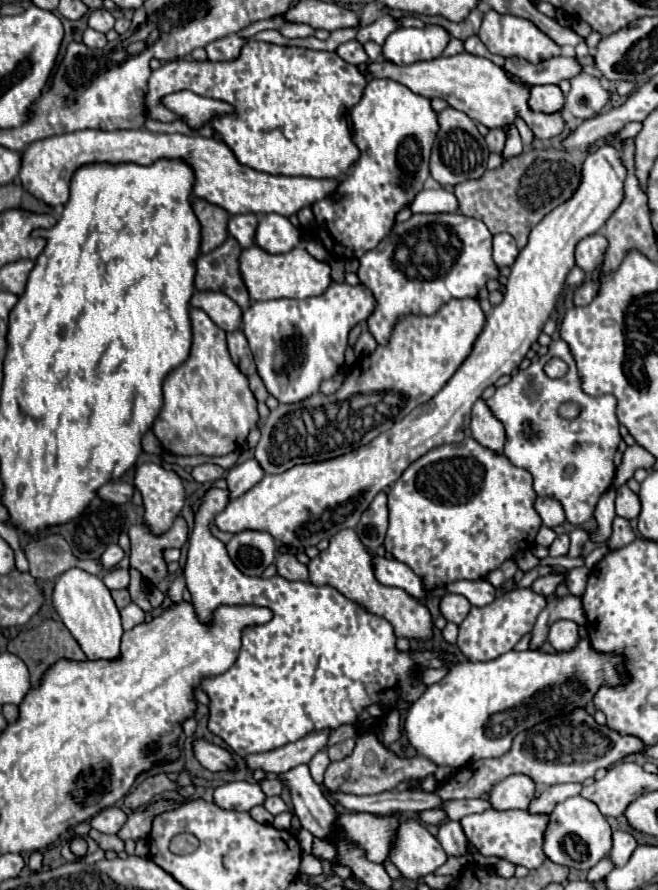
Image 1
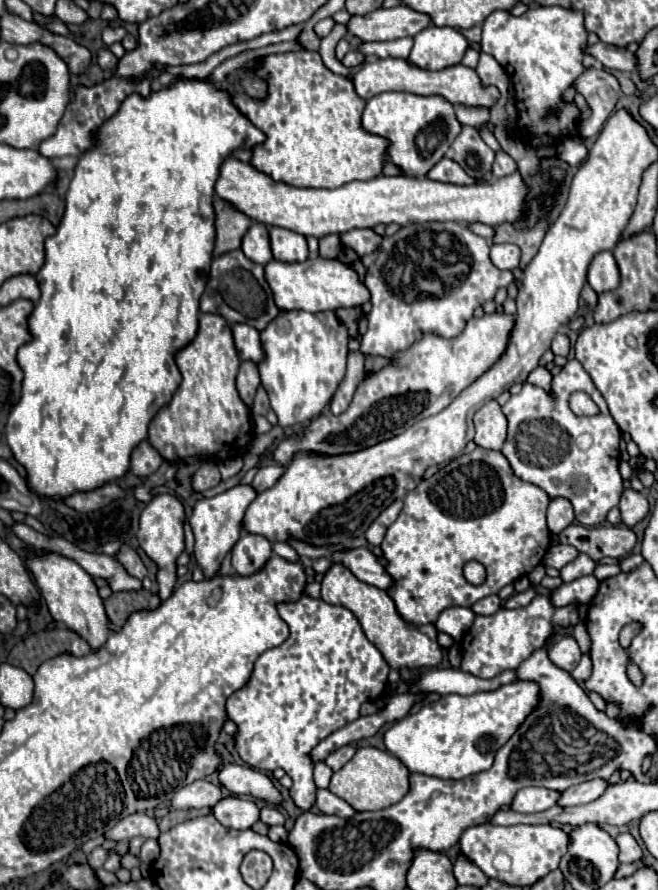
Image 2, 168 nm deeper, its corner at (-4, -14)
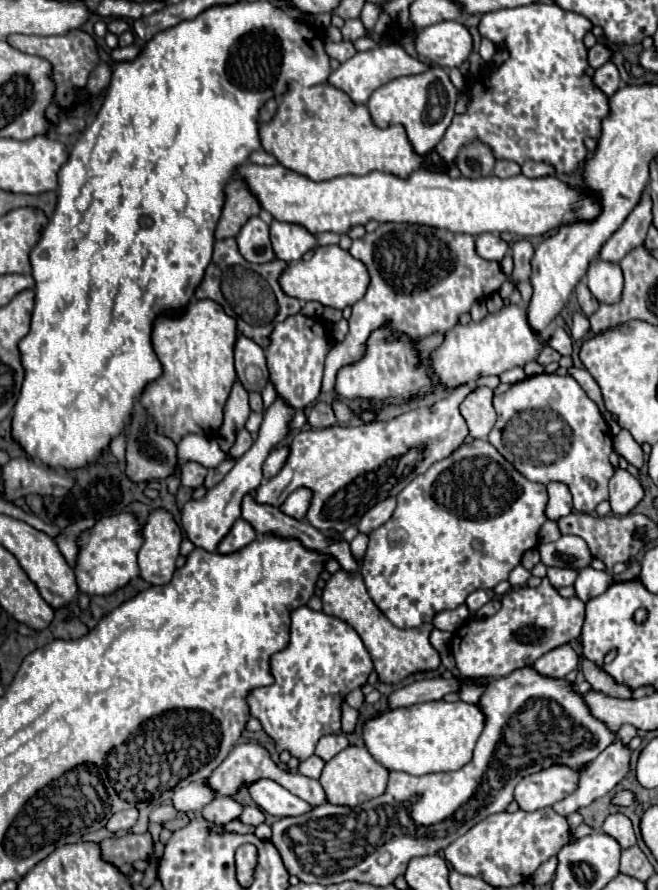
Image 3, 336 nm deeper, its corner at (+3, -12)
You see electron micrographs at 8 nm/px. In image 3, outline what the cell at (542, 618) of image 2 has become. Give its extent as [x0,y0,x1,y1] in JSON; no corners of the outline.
[452,577,584,679]

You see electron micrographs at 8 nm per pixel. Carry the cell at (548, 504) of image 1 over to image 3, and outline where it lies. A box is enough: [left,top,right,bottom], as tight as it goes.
[546,483,572,521]

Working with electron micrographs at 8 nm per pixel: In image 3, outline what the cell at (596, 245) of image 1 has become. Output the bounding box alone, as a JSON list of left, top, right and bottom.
[586,259,622,303]

